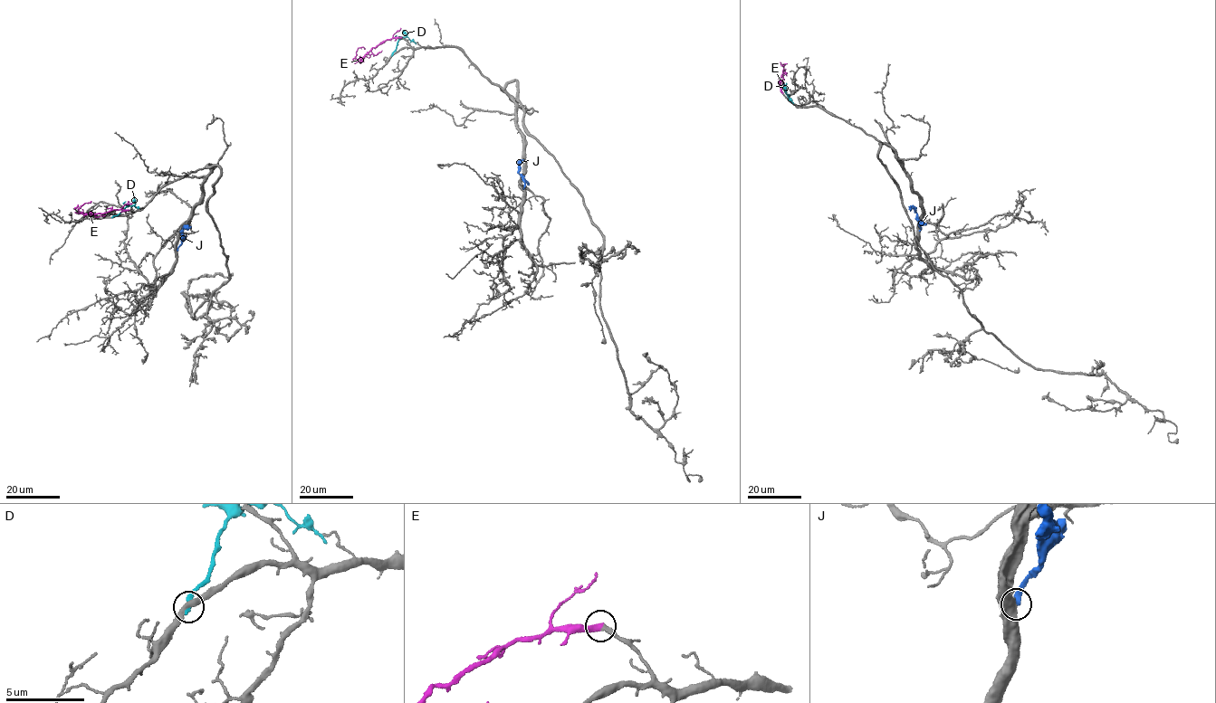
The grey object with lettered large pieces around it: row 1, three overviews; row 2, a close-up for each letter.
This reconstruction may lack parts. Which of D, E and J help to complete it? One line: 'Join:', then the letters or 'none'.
Join: E

